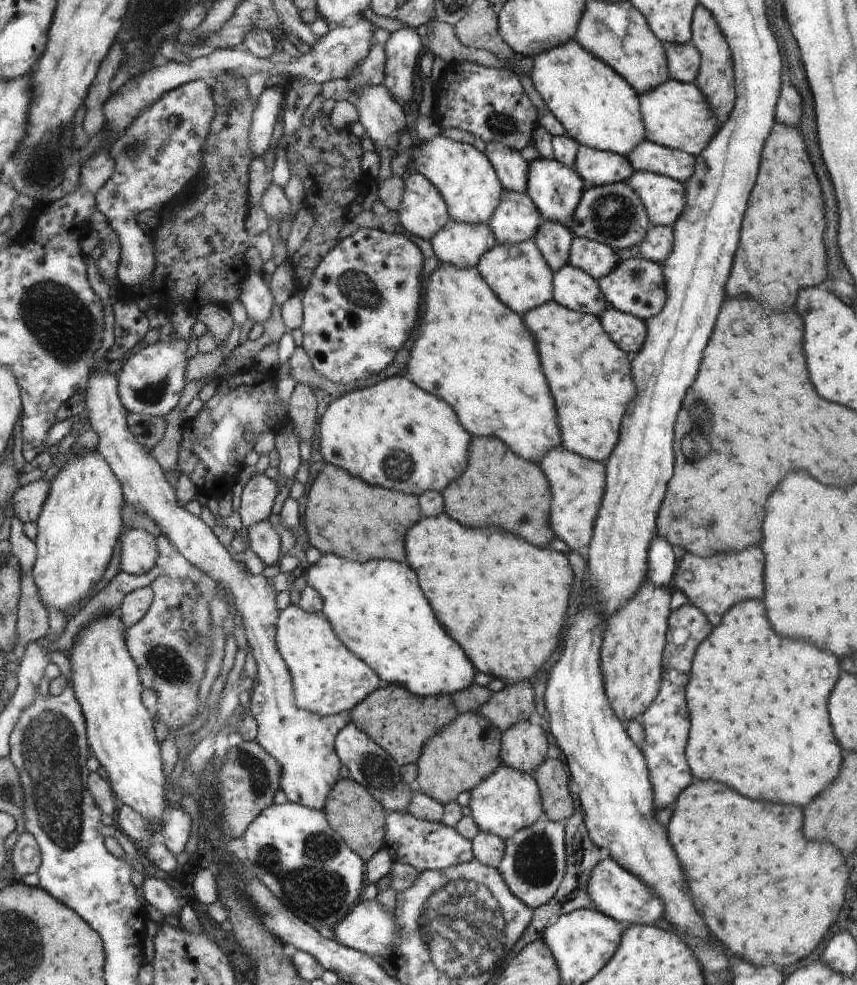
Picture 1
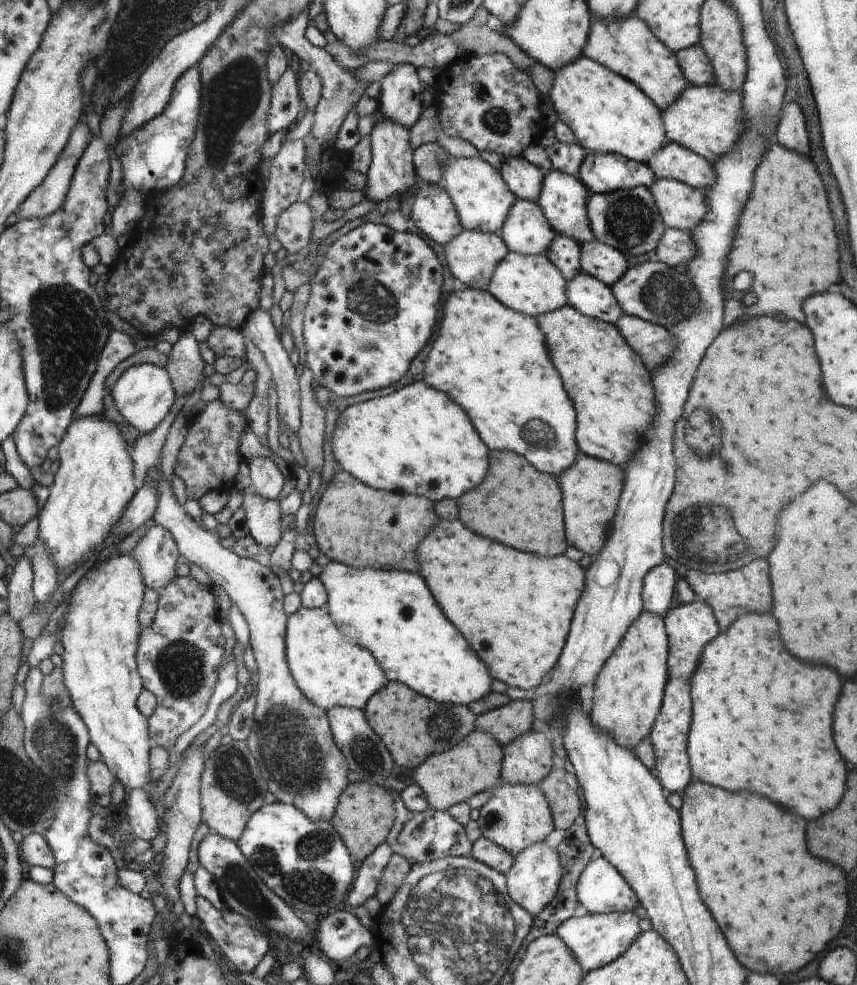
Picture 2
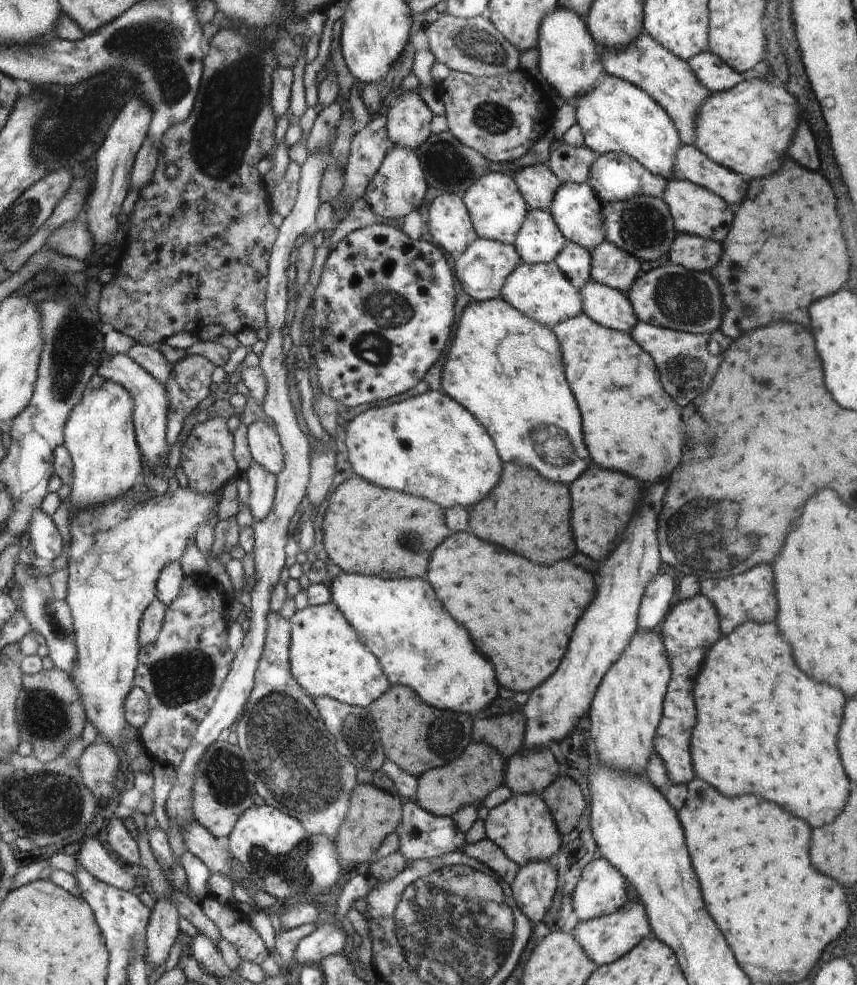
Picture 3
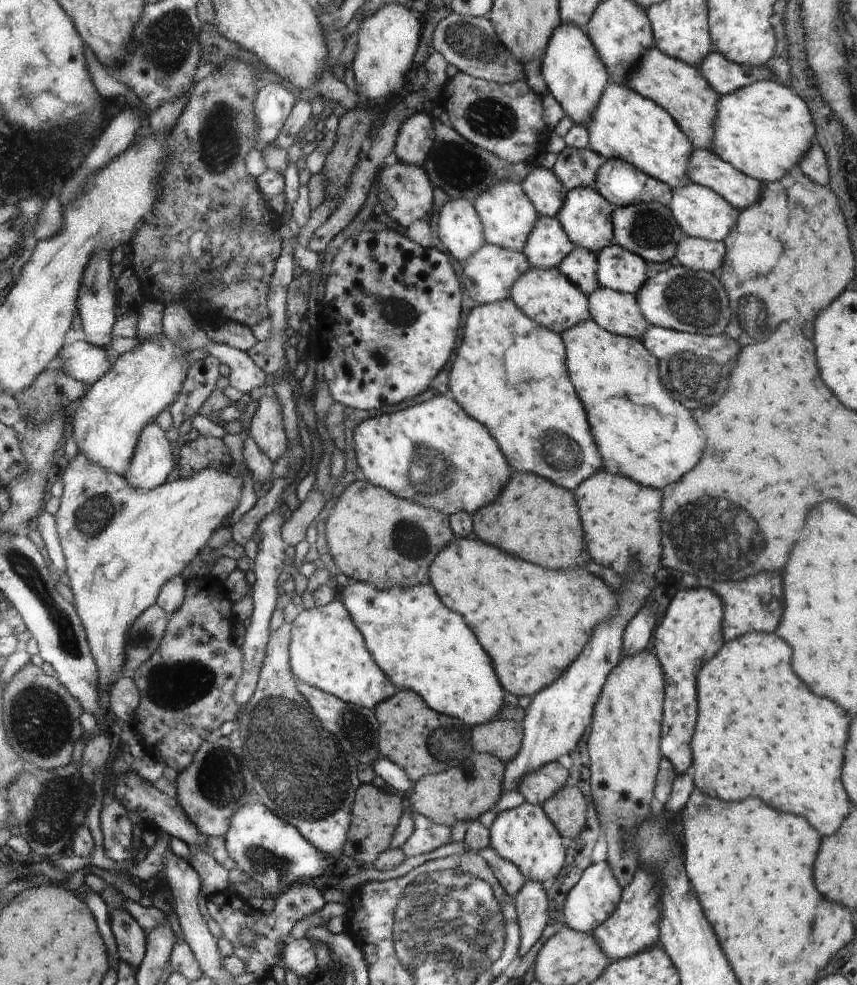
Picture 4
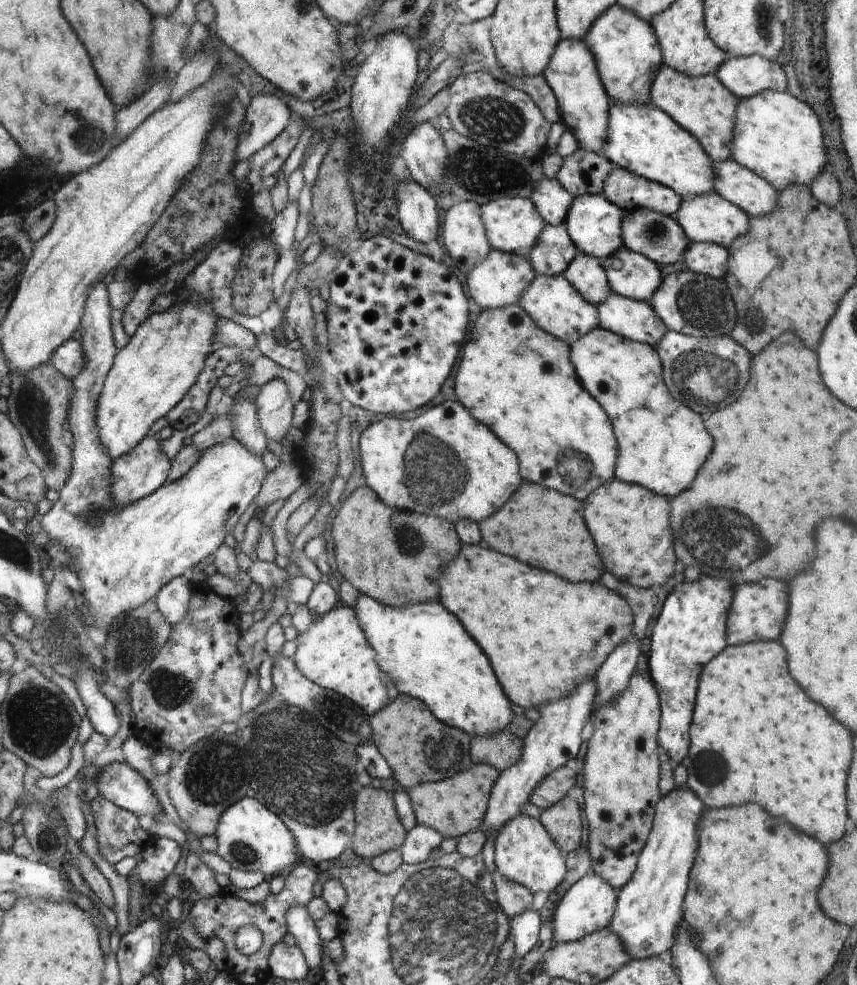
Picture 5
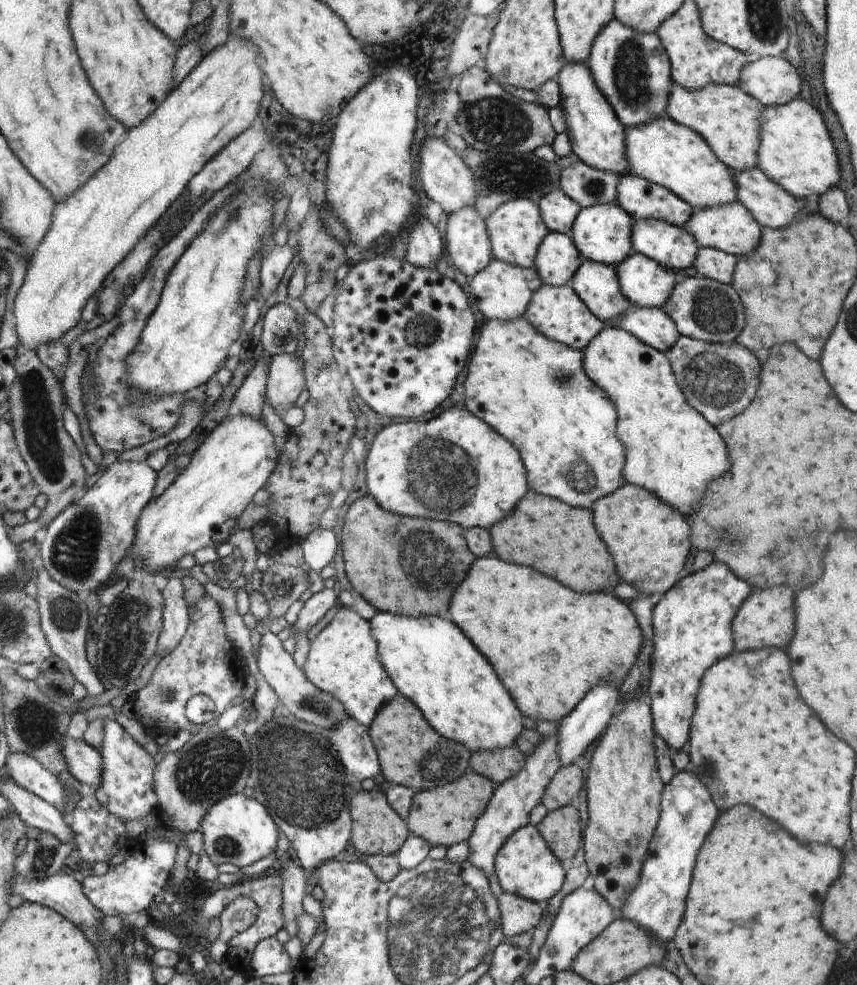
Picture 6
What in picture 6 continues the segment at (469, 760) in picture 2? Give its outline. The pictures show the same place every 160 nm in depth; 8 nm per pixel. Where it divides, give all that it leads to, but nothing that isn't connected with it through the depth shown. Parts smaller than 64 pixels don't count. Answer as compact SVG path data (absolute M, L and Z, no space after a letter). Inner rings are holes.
M471 768L462 777L447 785L415 791L409 815L406 818L410 833L426 839L432 847L458 845L467 841L474 832L478 820L486 812L498 785Z

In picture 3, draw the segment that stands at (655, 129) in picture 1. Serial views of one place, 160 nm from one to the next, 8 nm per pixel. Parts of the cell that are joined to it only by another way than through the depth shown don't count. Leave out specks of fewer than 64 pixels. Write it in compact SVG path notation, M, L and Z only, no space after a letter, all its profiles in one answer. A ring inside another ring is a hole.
M758 79L742 81L730 90L711 93L699 110L693 145L712 162L736 171L748 180L780 172L787 150L798 130L798 102L780 82Z

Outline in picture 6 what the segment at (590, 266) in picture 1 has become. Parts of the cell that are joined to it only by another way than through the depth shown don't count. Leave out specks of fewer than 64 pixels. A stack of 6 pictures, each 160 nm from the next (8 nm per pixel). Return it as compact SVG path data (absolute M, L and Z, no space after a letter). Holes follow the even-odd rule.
M632 254L618 266L619 285L623 294L634 305L661 308L676 286L676 274L666 270L663 263L643 254Z

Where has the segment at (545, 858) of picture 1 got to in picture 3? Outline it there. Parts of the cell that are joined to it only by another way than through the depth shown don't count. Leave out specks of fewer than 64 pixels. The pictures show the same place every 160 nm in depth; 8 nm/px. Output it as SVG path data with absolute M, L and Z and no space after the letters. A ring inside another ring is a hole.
M532 863L519 867L511 891L522 914L532 925L538 924L546 916L556 885L552 863Z

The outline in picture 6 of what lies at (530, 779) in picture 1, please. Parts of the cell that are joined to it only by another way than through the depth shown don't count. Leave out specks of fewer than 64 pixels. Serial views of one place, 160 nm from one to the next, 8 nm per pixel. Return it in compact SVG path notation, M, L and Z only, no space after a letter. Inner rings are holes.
M530 823L518 830L499 850L495 858L495 874L504 893L517 894L537 903L550 901L563 888L567 876L560 858L548 848L538 829Z

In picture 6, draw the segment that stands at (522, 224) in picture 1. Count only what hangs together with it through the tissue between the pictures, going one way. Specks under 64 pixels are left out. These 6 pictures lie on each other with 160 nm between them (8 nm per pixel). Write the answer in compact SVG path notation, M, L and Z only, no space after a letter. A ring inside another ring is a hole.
M549 232L540 243L535 258L535 268L543 284L569 285L584 258L570 235Z

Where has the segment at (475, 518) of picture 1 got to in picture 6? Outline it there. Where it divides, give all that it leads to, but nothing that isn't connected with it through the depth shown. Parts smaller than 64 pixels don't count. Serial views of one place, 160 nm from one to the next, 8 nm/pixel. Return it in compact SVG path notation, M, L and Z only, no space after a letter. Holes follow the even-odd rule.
M528 490L513 512L491 526L490 533L494 556L506 562L532 566L534 570L564 582L564 586L572 586L572 590L613 594L618 586L612 556L594 530L590 510L572 508L560 499Z

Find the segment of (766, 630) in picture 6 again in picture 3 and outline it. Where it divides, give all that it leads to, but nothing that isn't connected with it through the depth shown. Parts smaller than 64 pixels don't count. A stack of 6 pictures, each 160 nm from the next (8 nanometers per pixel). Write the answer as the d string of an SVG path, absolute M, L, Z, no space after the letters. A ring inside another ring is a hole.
M766 564L756 566L756 570L748 570L747 573L732 575L725 579L699 579L700 593L711 599L719 613L722 636L728 636L734 632L739 625L742 625L742 622L750 620L752 622L776 622L778 598L776 598L774 586L772 568Z

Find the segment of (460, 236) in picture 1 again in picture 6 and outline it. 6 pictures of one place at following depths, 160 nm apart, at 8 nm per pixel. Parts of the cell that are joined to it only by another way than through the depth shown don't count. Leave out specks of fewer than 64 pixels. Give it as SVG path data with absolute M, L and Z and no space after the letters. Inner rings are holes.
M496 259L486 269L469 280L469 293L472 294L478 310L487 319L510 322L524 316L531 298L543 285L536 268L524 268Z

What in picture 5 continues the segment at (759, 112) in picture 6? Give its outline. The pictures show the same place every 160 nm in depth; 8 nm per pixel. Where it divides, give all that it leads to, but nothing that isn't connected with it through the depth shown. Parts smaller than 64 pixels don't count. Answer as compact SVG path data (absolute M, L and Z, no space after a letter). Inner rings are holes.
M662 64L651 86L650 104L671 115L684 130L695 135L714 163L734 159L734 132L739 98L715 75L692 77Z

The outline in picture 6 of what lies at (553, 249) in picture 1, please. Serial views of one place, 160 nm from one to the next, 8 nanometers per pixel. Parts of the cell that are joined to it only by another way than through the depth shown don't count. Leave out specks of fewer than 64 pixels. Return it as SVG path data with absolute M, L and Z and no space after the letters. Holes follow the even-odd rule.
M584 260L578 272L571 278L569 284L579 295L583 302L600 320L608 323L616 323L619 318L632 306L632 303L623 294L622 287L619 285L618 272L615 267L605 265L596 261Z

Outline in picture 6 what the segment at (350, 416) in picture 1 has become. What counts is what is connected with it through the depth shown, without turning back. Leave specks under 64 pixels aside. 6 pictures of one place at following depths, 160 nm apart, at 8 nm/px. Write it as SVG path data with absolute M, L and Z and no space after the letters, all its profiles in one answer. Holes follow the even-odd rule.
M463 406L450 408L426 422L392 423L374 437L368 452L365 467L369 495L384 510L404 516L453 522L464 530L480 527L490 531L491 526L514 511L530 490L526 464L519 450Z

